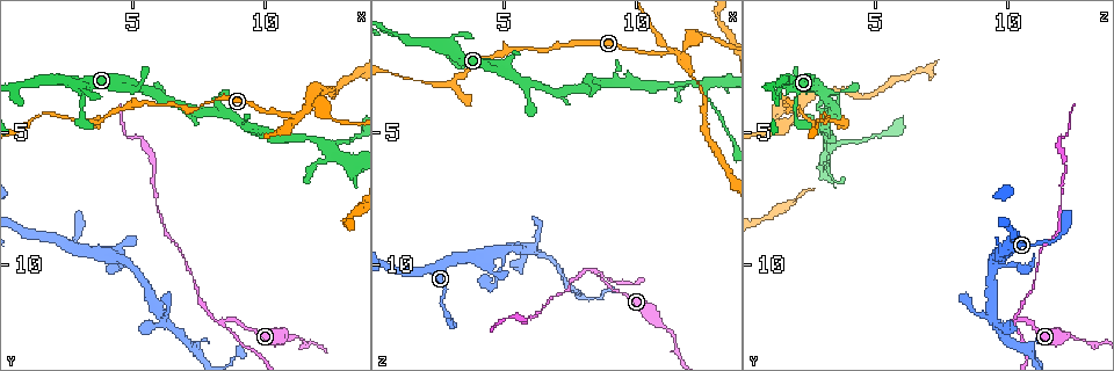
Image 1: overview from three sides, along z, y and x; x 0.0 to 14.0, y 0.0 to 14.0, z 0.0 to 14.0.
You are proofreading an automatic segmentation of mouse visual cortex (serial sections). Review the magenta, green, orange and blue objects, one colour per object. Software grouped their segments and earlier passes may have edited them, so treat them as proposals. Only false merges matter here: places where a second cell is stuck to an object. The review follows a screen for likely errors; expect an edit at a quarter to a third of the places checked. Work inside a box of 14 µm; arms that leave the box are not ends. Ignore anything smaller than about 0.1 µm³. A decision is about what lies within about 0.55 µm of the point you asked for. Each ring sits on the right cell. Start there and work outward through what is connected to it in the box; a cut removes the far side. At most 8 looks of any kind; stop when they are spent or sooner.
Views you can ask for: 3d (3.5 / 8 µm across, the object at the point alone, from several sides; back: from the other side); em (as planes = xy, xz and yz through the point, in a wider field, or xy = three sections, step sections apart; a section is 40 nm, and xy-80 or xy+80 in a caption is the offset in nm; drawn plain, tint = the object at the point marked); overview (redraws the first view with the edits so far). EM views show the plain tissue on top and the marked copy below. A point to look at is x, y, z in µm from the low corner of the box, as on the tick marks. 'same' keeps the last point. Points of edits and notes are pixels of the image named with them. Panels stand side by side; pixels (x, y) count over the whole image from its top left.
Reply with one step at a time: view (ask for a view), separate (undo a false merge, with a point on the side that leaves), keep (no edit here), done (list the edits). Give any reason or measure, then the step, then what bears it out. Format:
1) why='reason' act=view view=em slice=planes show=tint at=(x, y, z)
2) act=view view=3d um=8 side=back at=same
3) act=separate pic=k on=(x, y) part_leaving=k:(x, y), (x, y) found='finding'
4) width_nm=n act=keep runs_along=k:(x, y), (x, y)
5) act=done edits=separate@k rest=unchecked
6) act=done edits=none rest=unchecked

why='a fork' act=view view=3d um=3.5 at=(12.5, 5.5, 3.1)

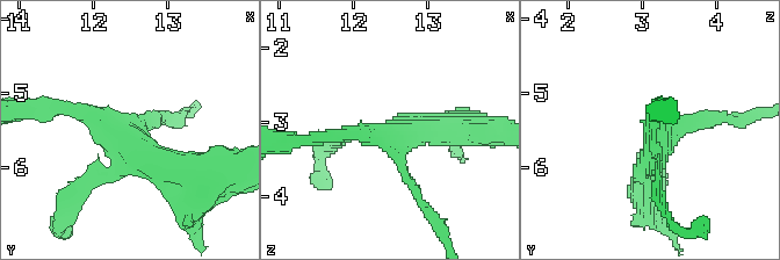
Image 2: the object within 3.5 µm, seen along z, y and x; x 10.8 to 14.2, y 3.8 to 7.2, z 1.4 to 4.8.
act=view view=em slice=planes show=tint at=(12.45, 5.55, 3.20)

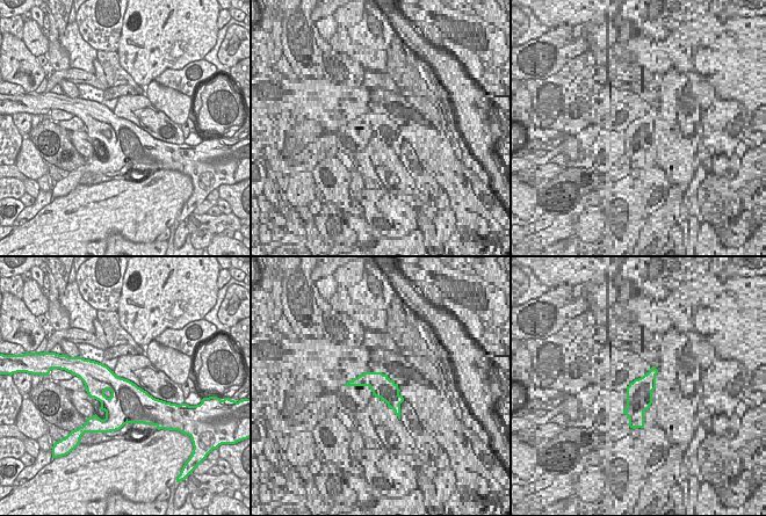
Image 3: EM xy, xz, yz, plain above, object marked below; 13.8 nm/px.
act=keep runs_along=2:(58, 108), (194, 165) found='all the same cell'

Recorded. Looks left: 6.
why='looks like a crossing' act=view view=3d um=8 at=(11.7, 4.1, 2.0)

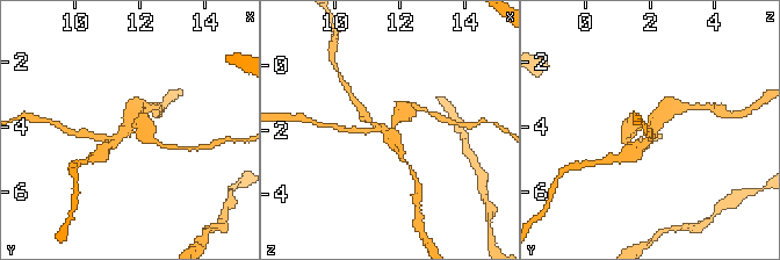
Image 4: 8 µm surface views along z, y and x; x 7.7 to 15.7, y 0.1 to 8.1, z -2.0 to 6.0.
why='zoom in' act=view view=3d um=3.5 at=(11.6, 4.0, 2.1)

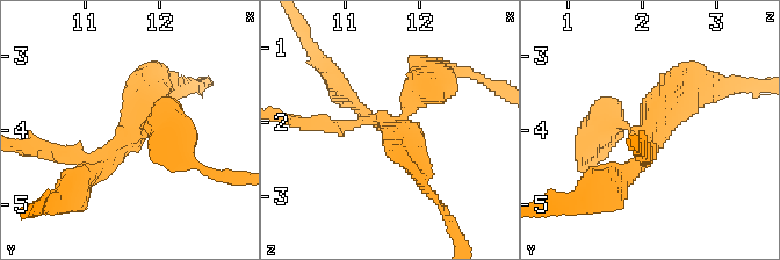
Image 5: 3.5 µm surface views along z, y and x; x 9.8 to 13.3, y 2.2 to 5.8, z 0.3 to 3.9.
arm_widths_nm=150,200,350,400 act=separate pic=5 on=(398, 136) part_leaving=5:(385, 123), (406, 138), (425, 186) found='a second cell is stuck on'

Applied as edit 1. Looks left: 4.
why='redraw' act=view view=overview

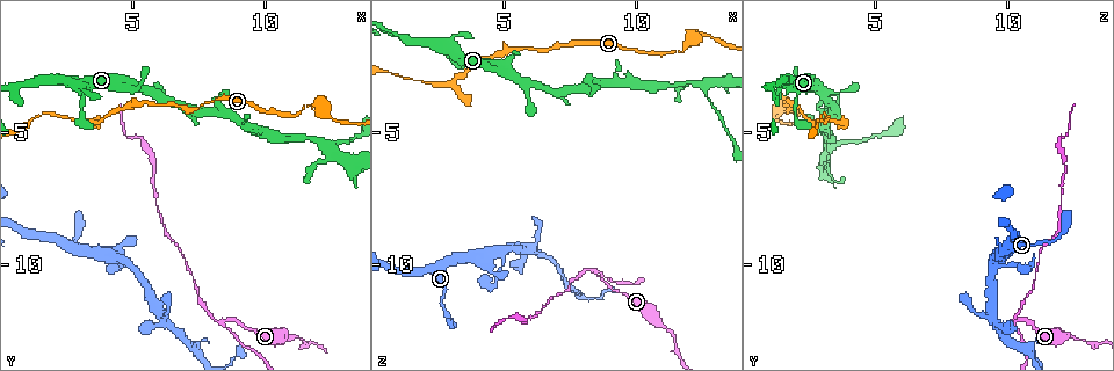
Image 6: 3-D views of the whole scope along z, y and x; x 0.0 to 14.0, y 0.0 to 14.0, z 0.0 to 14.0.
why='a fork' act=view view=3d um=8 at=(8.4, 12.1, 10.2)

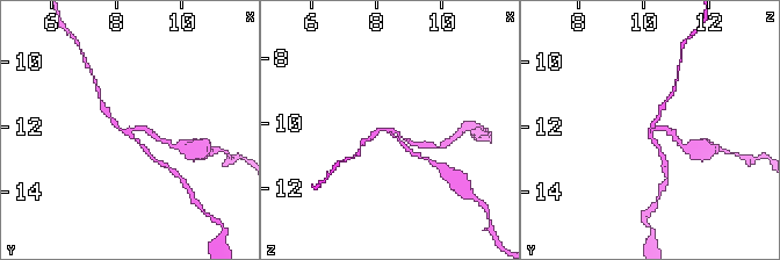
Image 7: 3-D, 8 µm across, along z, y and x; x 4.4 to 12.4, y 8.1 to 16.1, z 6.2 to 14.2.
arms=3 arm_widths_nm=100,150,150 act=view view=em slice=xy step=2 show=tint at=(8.4, 12.2, 10.3)

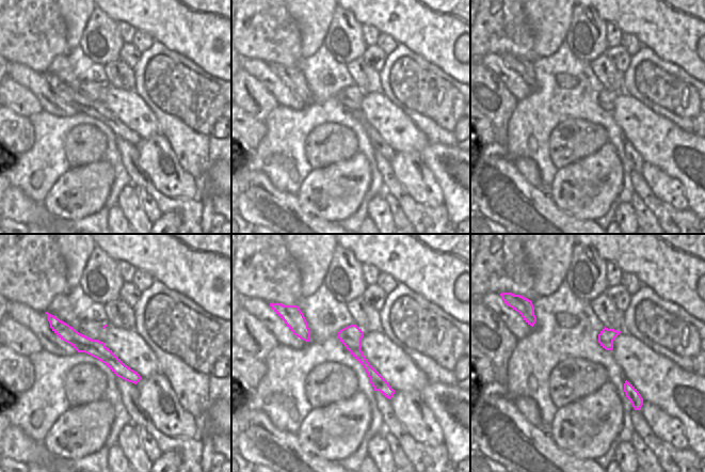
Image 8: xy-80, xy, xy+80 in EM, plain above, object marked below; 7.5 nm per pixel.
width_nm=160 act=separate pic=7 on=(106, 110) part_leaving=7:(129, 131), (115, 124), (99, 98) found='a second cell is stuck on'

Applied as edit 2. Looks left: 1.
act=done edits=separate@5,separate@7 rest=unchecked

